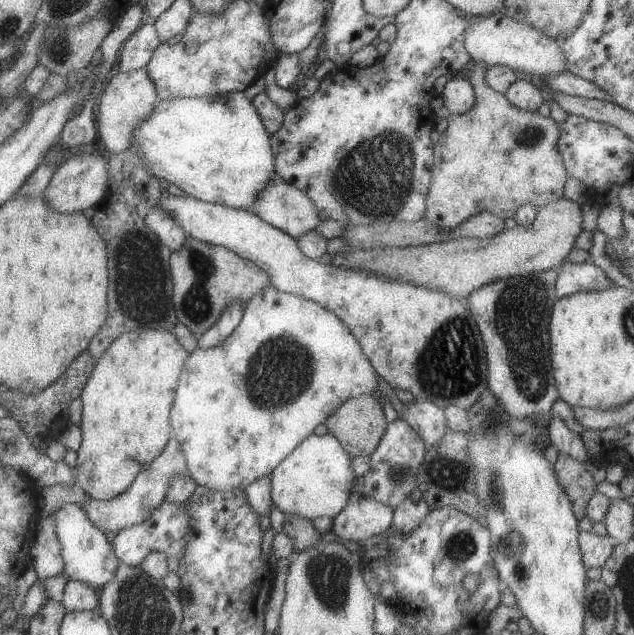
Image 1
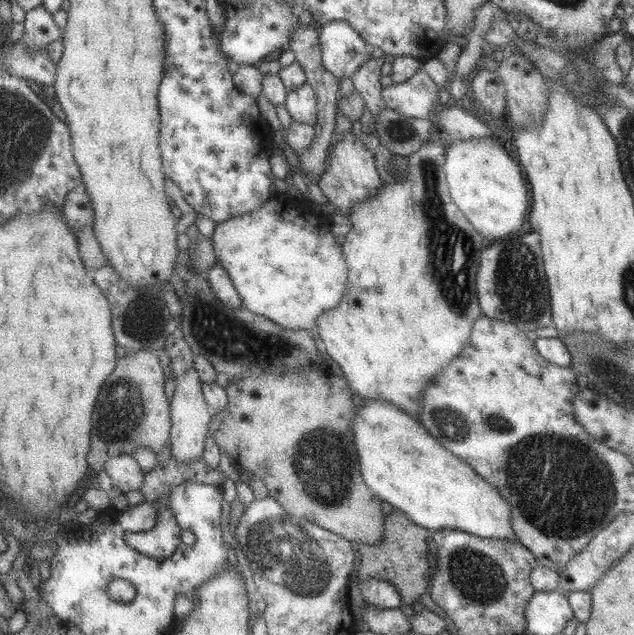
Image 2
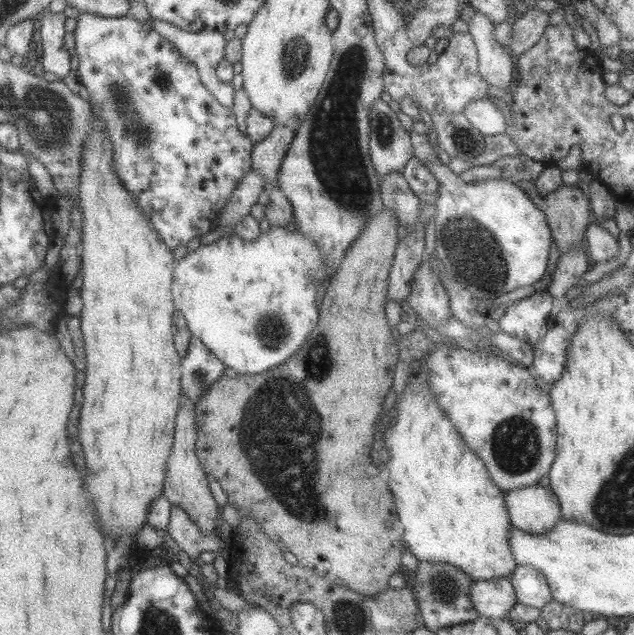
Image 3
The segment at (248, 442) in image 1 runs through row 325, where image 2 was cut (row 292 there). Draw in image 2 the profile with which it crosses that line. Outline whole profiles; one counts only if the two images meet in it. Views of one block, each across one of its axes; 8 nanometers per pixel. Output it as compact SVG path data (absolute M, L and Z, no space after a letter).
M276 195L252 212L215 223L210 238L213 264L227 272L241 307L254 315L263 315L285 329L314 333L317 316L335 309L345 293L347 268L341 246L329 230L330 223L329 216L315 212L308 200L295 201L290 196Z

